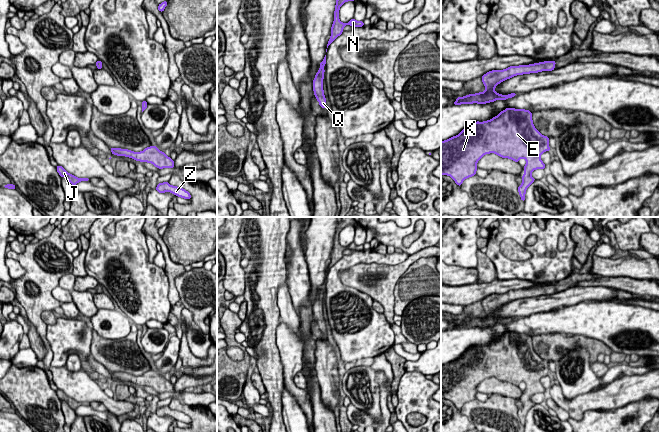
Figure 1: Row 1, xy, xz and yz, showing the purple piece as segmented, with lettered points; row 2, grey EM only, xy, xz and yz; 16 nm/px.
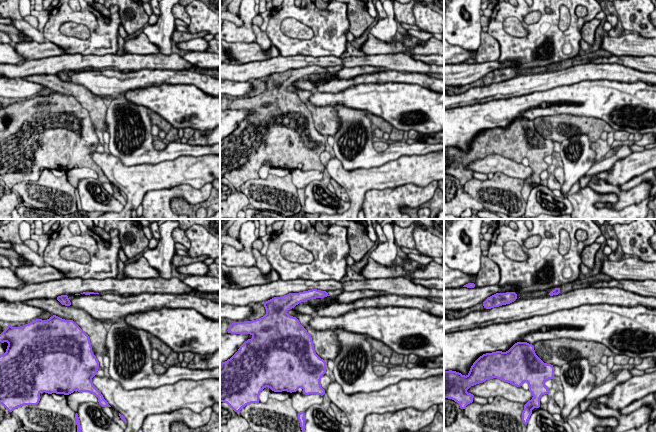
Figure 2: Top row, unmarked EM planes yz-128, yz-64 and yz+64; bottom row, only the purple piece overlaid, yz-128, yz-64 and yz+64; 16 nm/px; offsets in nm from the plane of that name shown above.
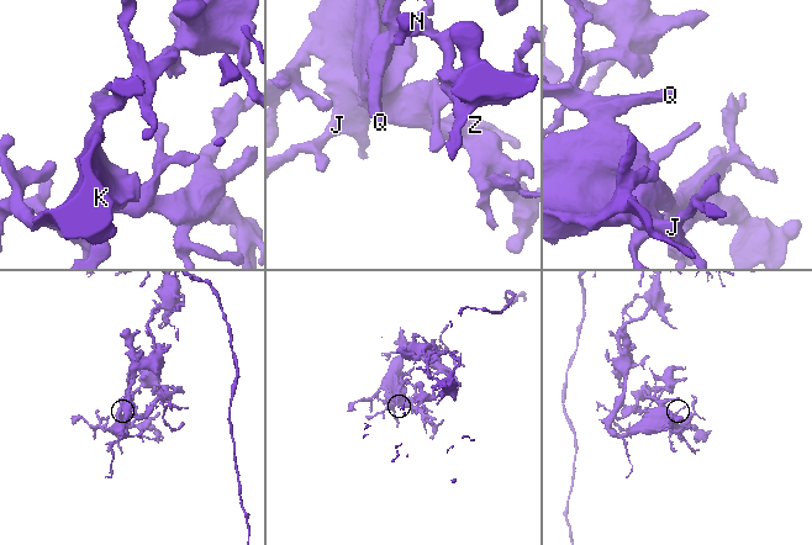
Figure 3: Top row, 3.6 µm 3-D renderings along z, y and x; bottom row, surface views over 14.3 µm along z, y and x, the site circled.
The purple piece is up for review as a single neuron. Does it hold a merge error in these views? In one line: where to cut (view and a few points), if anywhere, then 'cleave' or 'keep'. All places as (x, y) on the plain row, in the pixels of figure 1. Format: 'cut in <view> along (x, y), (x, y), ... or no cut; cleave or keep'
no cut; keep

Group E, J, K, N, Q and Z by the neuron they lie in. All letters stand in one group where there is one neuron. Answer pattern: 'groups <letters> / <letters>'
groups E J K N Q Z

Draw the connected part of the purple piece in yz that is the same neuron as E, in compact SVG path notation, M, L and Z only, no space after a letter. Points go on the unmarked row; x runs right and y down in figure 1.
M506 332L492 343L469 347L458 359L441 365L441 399L450 400L458 410L461 410L465 403L476 399L477 386L486 378L495 377L502 382L509 382L515 386L519 386L521 382L524 382L526 389L522 399L523 406L518 411L519 419L524 426L527 412L536 404L531 400L531 397L536 393L545 393L546 389L540 380L546 375L550 375L549 361L542 359L535 352L532 337L525 333Z

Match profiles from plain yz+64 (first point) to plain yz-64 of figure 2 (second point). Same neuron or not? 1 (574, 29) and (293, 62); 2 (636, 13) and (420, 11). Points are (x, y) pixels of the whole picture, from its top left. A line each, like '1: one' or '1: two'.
1: two
2: two

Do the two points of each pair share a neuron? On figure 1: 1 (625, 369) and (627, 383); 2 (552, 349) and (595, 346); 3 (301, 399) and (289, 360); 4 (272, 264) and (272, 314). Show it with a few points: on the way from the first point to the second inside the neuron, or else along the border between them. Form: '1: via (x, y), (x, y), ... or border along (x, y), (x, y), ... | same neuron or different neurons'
1: border along (648, 371), (642, 374), (624, 376) | different neurons
2: via (563, 344), (584, 342) | same neuron
3: via (293, 389), (289, 385), (289, 370) | same neuron
4: via (269, 276), (269, 302) | same neuron

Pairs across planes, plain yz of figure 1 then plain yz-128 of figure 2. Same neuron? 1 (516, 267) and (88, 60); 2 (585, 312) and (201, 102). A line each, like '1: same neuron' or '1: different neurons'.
1: different neurons
2: same neuron

